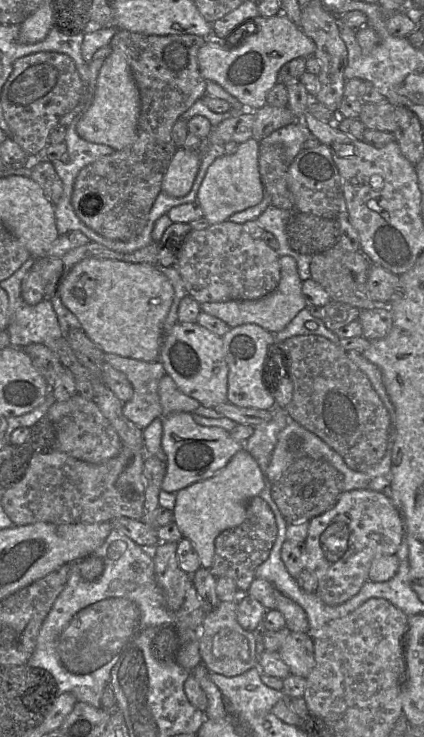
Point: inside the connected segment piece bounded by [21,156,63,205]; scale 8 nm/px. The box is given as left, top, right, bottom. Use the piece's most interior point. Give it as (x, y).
(43, 172)

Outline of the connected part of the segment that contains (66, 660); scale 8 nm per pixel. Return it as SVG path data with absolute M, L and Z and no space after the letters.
M113 529L93 555L104 562L101 577L94 582L86 581L80 574L78 561L70 563L66 585L44 620L37 636L35 650L26 663L48 671L61 693L72 693L78 702L100 708L103 690L109 685L111 670L124 648L146 628L174 625L176 613L166 606L164 594L156 581L150 550L142 548L126 535Z

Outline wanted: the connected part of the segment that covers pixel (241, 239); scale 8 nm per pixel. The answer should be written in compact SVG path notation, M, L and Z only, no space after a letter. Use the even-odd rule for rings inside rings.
M230 220L209 225L203 230L192 230L184 239L178 252L177 268L183 280L187 294L195 299L199 304L207 302L226 302L230 300L258 300L273 292L280 282L280 264L278 252L270 248L262 239L252 238L241 224L231 222Z

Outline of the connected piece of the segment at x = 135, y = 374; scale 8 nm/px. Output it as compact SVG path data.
M108 353L104 354L104 358L105 363L109 363L114 369L124 373L133 387L133 397L123 404L122 410L125 417L142 430L156 418L162 417L158 385L166 372L161 361L145 362Z

